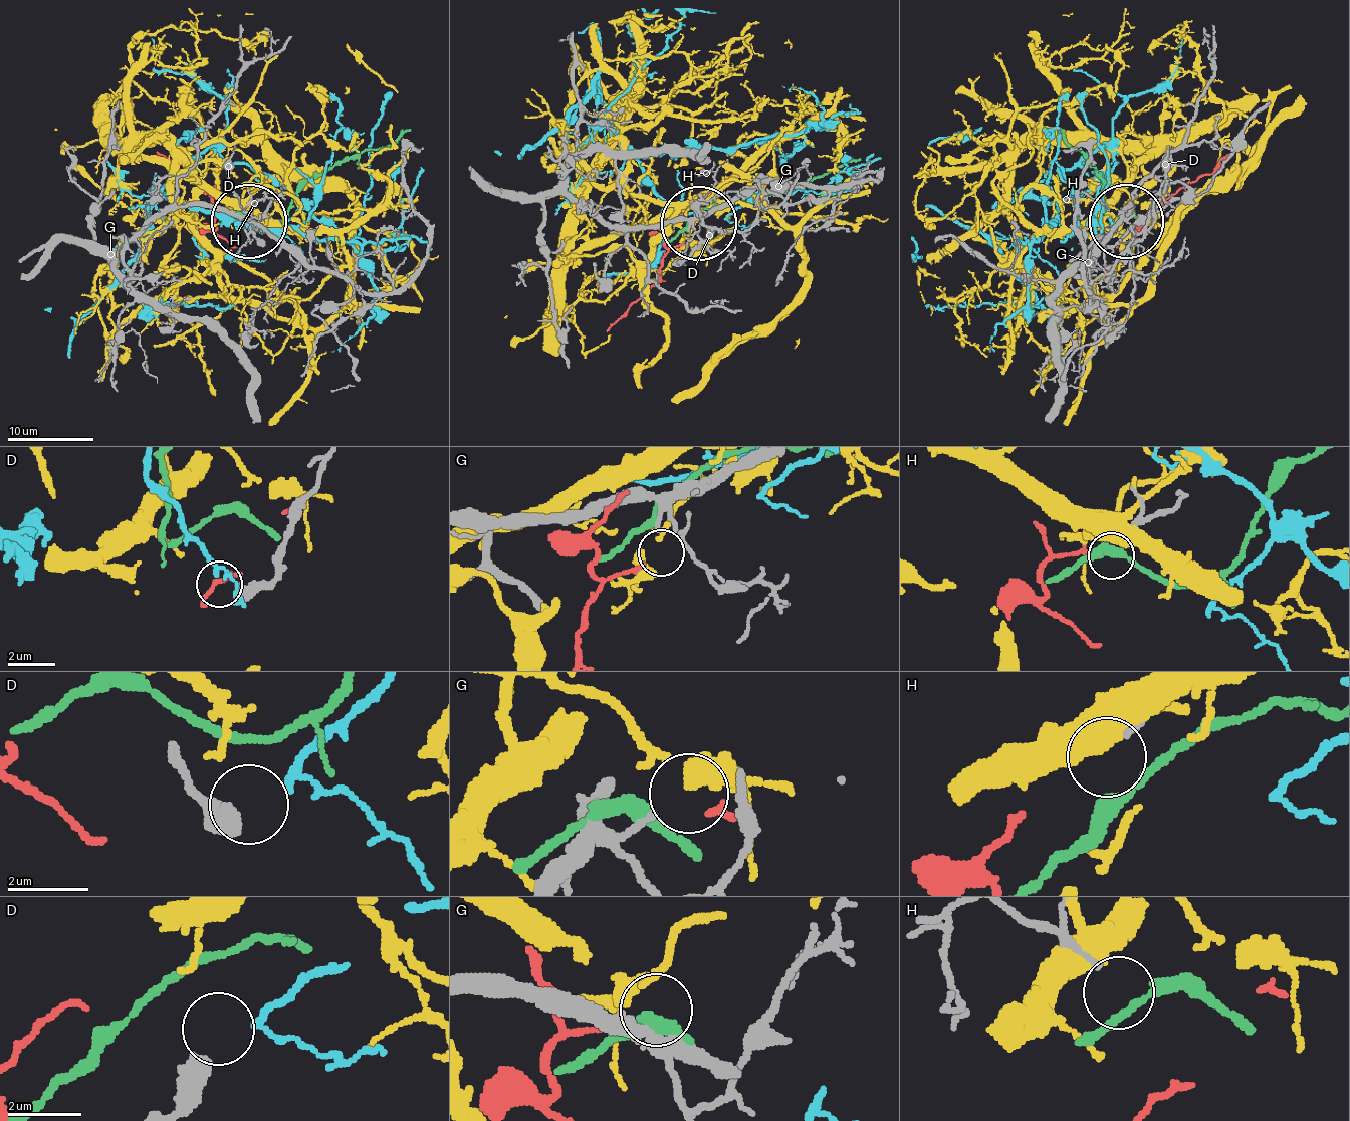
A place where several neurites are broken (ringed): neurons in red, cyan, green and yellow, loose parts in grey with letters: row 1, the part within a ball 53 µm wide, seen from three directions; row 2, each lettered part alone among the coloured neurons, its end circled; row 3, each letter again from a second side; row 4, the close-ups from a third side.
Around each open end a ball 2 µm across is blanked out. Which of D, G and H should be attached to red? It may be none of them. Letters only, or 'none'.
none

